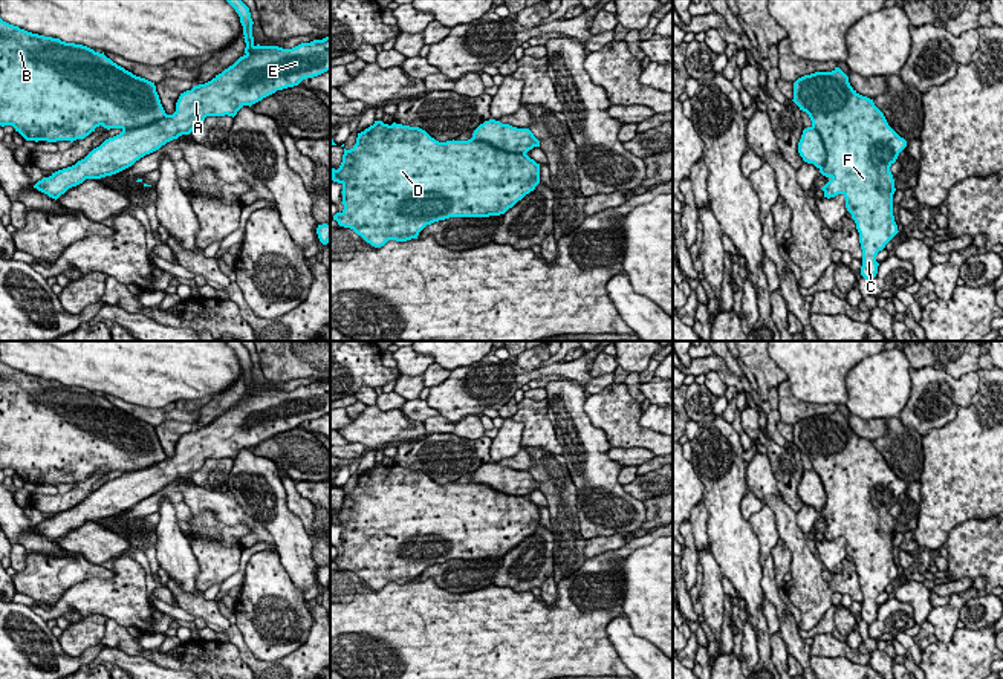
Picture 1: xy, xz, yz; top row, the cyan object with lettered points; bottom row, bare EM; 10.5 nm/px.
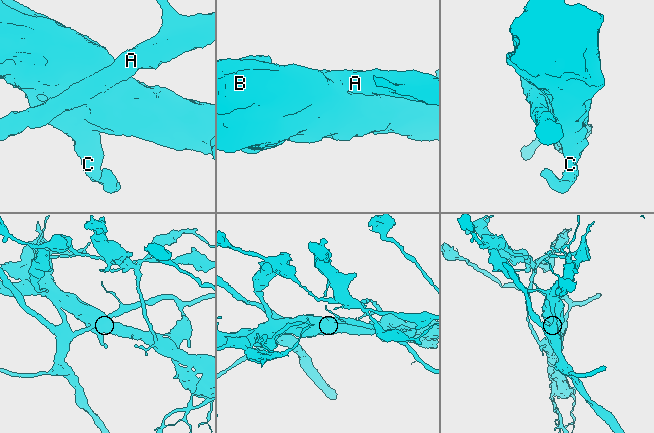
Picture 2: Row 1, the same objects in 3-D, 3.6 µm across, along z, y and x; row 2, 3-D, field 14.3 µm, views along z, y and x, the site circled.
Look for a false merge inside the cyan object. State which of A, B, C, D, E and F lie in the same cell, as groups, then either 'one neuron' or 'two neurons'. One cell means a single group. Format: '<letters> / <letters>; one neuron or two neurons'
A E / B C D F; two neurons

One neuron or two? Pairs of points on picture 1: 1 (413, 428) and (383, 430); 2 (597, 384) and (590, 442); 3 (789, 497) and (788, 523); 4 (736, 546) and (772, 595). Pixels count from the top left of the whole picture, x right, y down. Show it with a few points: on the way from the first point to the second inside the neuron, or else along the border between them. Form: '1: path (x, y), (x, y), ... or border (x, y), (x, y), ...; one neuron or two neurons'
1: path (405, 428), (390, 428); one neuron
2: border (583, 387), (587, 393); two neurons
3: border (782, 496), (795, 513); two neurons
4: border (759, 545), (760, 588), (765, 597); two neurons

